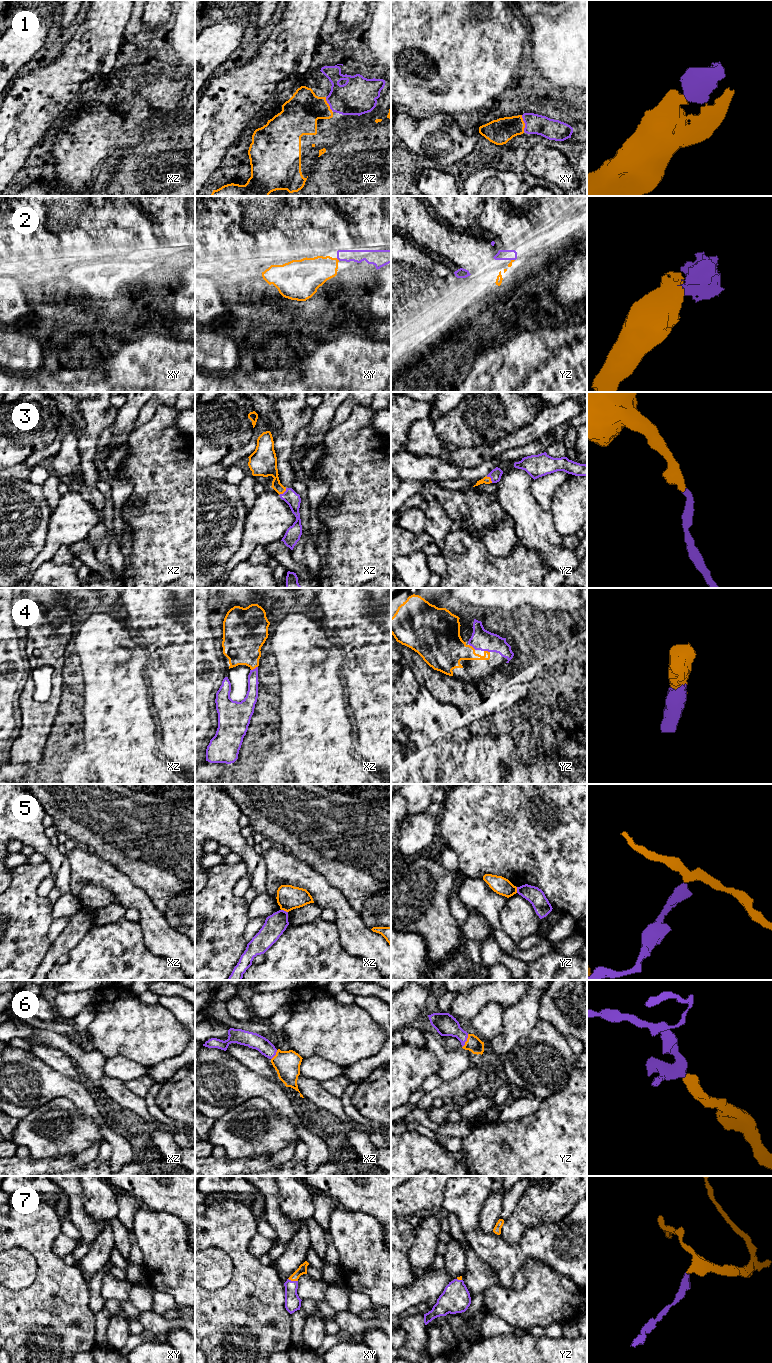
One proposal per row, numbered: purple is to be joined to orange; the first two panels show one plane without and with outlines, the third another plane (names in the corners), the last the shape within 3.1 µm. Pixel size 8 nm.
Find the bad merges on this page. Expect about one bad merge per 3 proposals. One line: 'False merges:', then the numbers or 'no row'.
False merges: 5

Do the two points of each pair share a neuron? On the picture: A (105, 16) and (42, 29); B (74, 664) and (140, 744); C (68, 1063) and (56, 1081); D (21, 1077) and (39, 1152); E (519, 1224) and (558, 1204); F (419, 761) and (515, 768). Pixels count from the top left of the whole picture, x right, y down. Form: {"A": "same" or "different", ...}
{"A": "different", "B": "different", "C": "different", "D": "different", "E": "same", "F": "same"}

